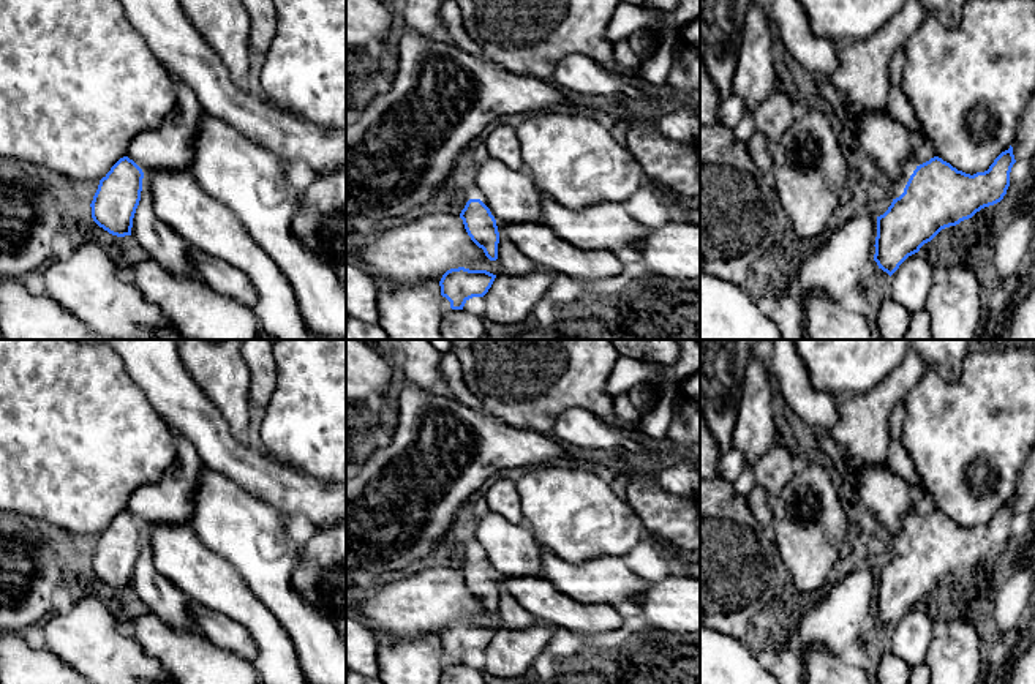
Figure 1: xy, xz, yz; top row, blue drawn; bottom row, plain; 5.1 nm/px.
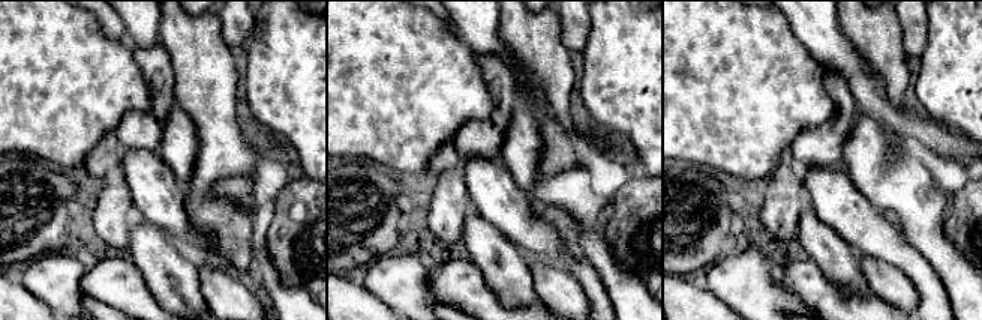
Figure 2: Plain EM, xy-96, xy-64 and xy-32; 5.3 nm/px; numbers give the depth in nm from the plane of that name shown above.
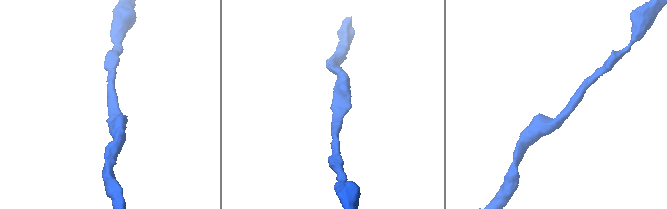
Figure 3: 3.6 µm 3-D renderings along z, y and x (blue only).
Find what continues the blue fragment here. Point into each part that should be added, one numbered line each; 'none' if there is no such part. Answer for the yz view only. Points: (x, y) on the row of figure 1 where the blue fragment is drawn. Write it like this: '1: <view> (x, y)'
1: yz (922, 150)

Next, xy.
none

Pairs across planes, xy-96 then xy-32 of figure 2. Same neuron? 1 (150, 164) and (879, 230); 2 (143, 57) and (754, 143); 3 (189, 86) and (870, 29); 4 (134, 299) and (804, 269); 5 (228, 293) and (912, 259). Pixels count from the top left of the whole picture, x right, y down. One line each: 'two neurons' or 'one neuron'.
1: one neuron
2: two neurons
3: one neuron
4: one neuron
5: two neurons

